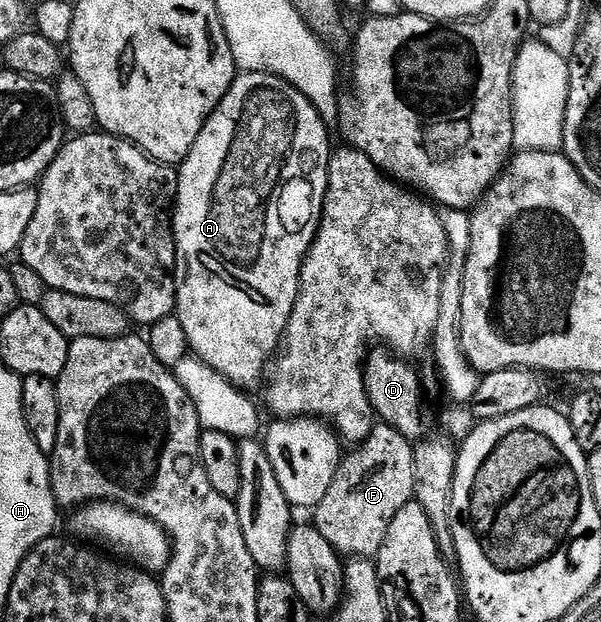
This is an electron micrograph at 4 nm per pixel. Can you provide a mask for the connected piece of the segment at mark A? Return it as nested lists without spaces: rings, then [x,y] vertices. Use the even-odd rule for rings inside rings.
[[[249,70],[249,73],[238,75],[233,81],[232,91],[253,92],[246,100],[233,100],[226,98],[222,100],[221,107],[209,115],[209,120],[203,126],[195,146],[189,152],[188,158],[180,165],[177,178],[177,198],[175,201],[178,209],[185,208],[185,213],[175,220],[175,239],[177,242],[177,255],[183,261],[183,272],[185,268],[185,280],[177,286],[177,307],[175,315],[179,322],[183,322],[183,330],[187,332],[187,342],[189,343],[192,355],[198,356],[203,362],[215,369],[223,378],[227,378],[235,387],[242,390],[253,390],[253,387],[262,380],[274,359],[275,353],[280,349],[281,342],[285,338],[285,331],[289,325],[289,319],[293,313],[293,307],[297,304],[297,298],[301,295],[301,266],[305,262],[305,255],[309,252],[309,247],[313,244],[313,239],[317,236],[317,231],[321,228],[321,215],[325,209],[325,195],[329,185],[329,158],[331,155],[331,132],[328,127],[319,128],[319,150],[311,150],[305,156],[305,168],[307,168],[307,184],[303,184],[297,192],[293,190],[293,204],[285,202],[285,170],[291,164],[293,152],[295,152],[295,142],[299,134],[299,124],[317,124],[321,121],[321,115],[315,110],[315,106],[304,96],[304,94],[293,84],[288,84],[286,80],[280,80],[278,76],[264,70]]]

